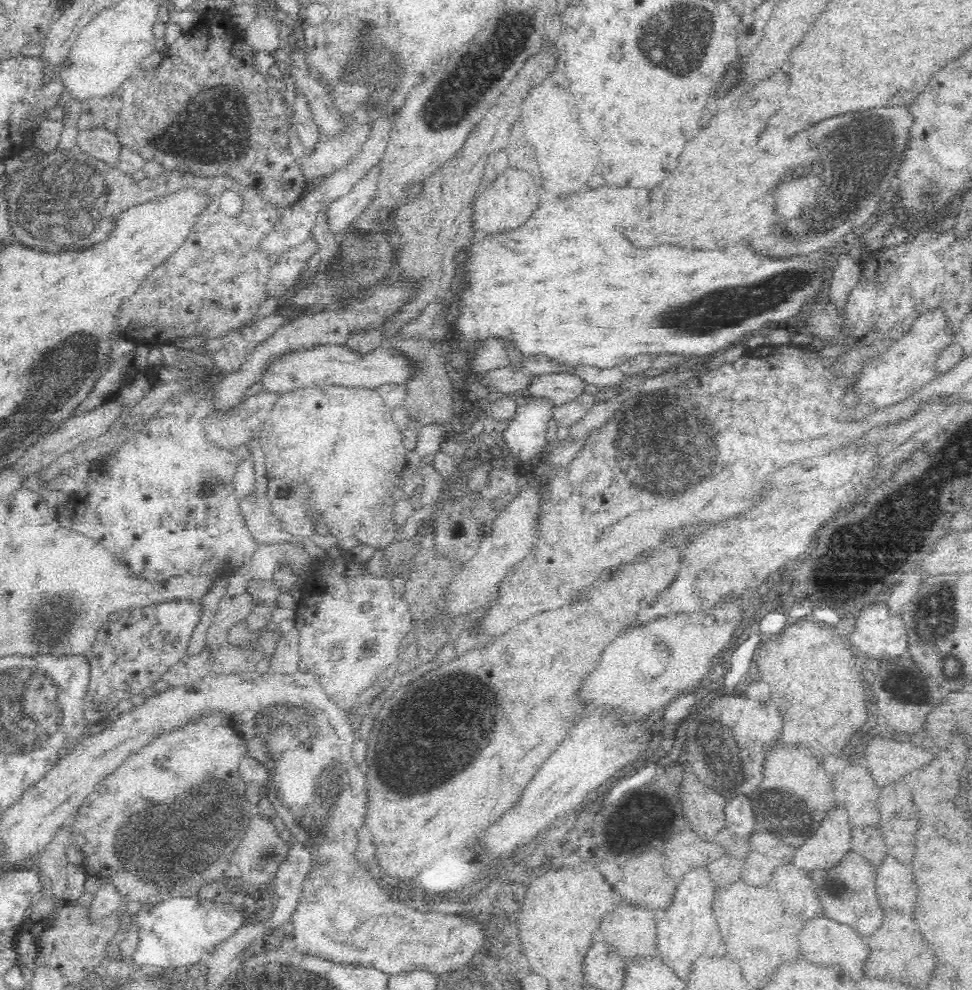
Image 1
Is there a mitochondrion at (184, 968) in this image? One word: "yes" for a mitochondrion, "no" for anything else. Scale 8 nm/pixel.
no

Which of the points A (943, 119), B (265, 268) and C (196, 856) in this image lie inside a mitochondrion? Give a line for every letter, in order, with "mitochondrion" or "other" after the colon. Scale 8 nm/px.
A: other
B: other
C: mitochondrion

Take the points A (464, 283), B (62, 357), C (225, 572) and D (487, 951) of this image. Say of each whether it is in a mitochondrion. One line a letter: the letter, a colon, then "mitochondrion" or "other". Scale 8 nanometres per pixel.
A: other
B: mitochondrion
C: other
D: other

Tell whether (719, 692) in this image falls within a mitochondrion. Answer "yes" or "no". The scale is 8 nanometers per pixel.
no

